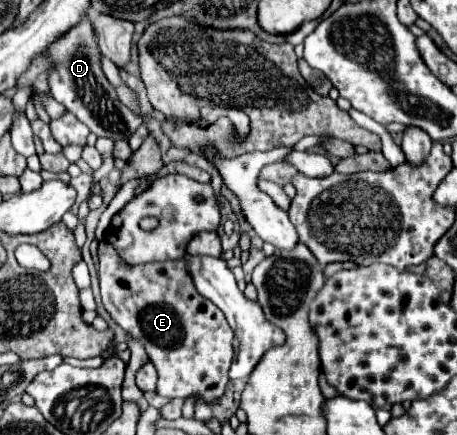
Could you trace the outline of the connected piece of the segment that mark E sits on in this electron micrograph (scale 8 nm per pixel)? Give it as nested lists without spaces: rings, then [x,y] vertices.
[[[100,241],[98,275],[104,307],[122,329],[144,343],[150,361],[156,365],[158,395],[168,399],[198,395],[212,403],[224,393],[234,357],[234,335],[222,311],[194,289],[182,259],[130,267],[110,243]]]

